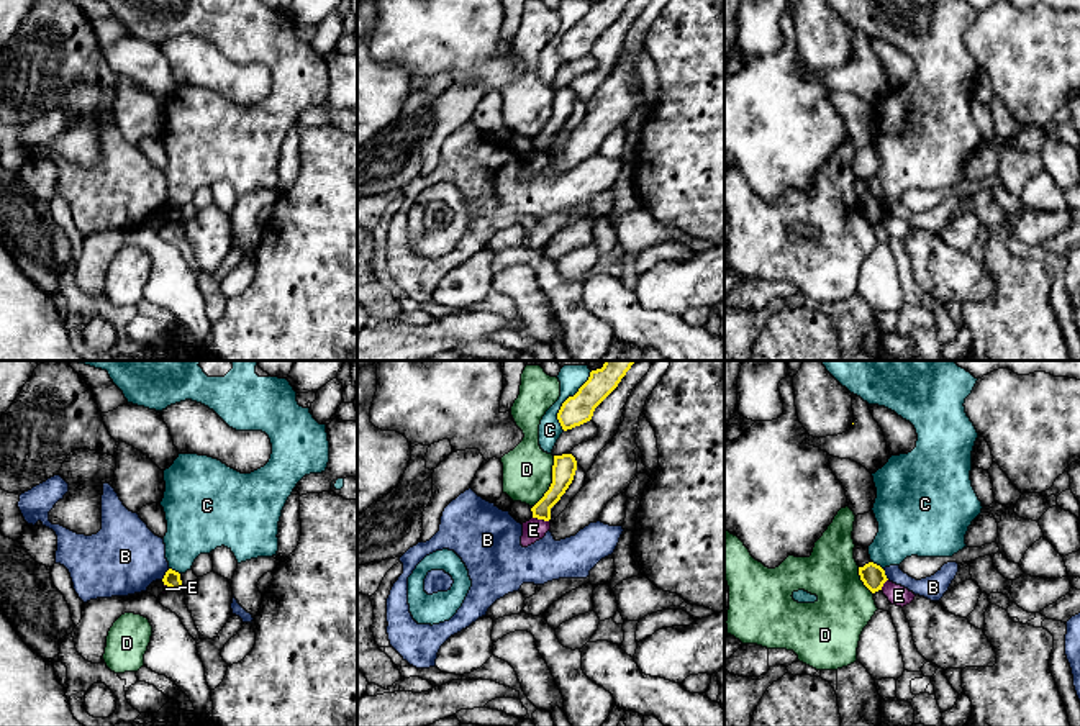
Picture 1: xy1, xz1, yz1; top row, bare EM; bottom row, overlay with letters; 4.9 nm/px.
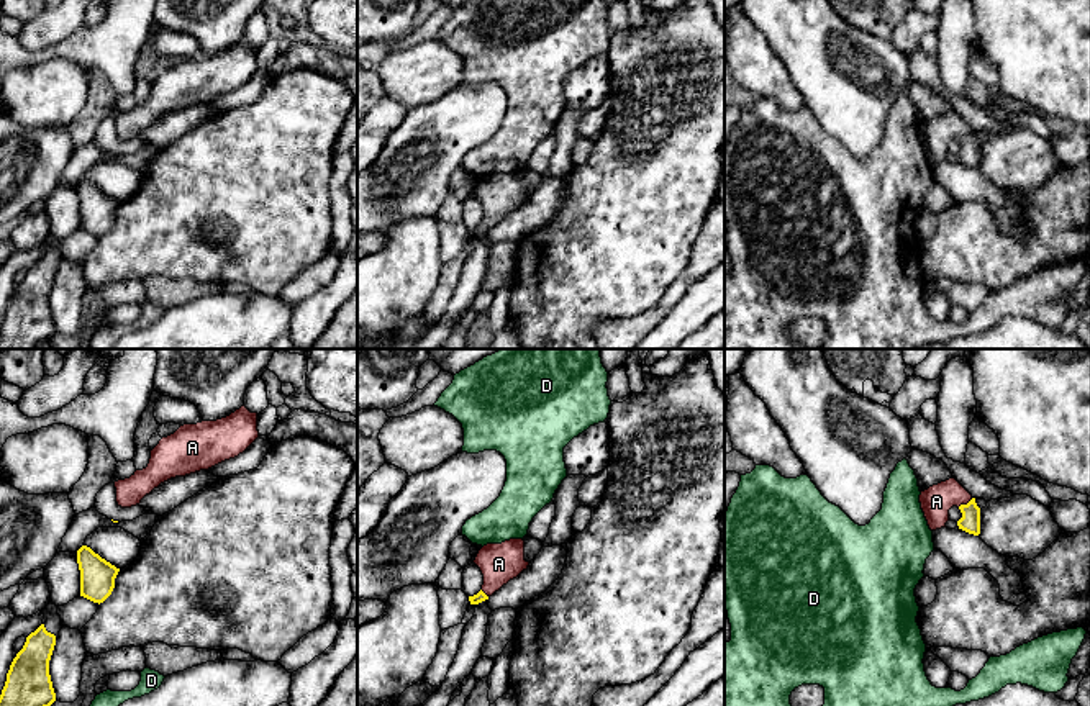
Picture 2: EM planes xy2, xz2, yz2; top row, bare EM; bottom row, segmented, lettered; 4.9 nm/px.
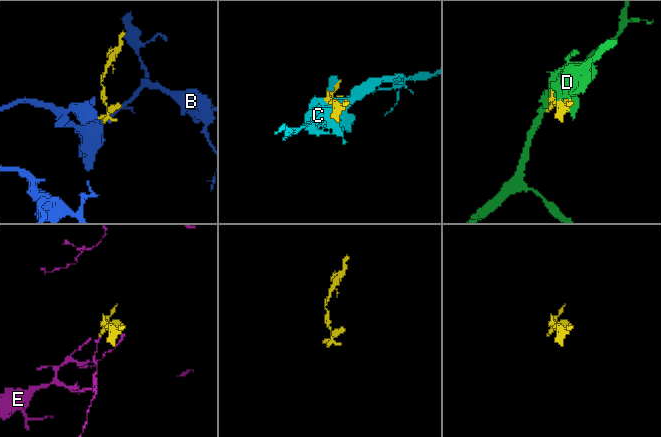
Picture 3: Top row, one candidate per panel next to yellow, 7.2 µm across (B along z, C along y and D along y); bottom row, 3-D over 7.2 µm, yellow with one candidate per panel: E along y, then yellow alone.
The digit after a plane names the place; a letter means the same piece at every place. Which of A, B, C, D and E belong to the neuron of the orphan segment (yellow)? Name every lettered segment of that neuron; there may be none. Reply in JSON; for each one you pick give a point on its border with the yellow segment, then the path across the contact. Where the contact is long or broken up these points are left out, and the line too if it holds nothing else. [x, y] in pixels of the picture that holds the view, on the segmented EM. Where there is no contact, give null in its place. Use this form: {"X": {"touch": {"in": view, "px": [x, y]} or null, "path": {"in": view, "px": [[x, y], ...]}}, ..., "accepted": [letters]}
{"A": {"touch": {"in": "yz2", "px": [964, 505]}, "path": {"in": "yz2", "px": [[971, 513], [964, 505], [936, 502]]}}, "accepted": ["A"]}

